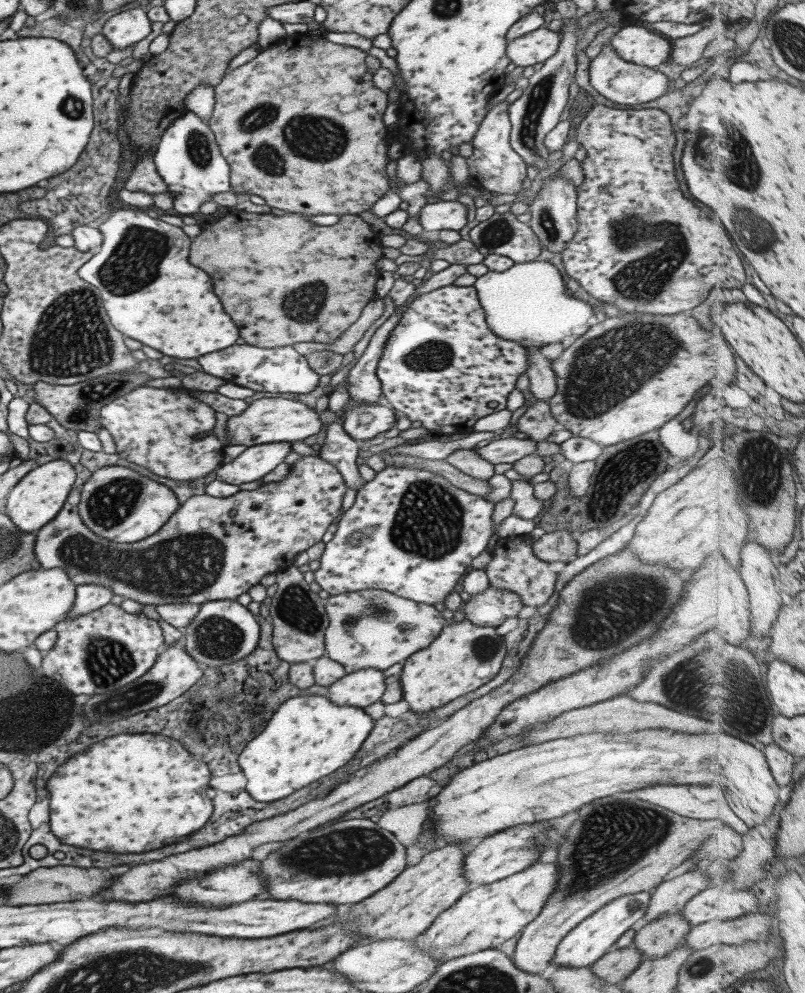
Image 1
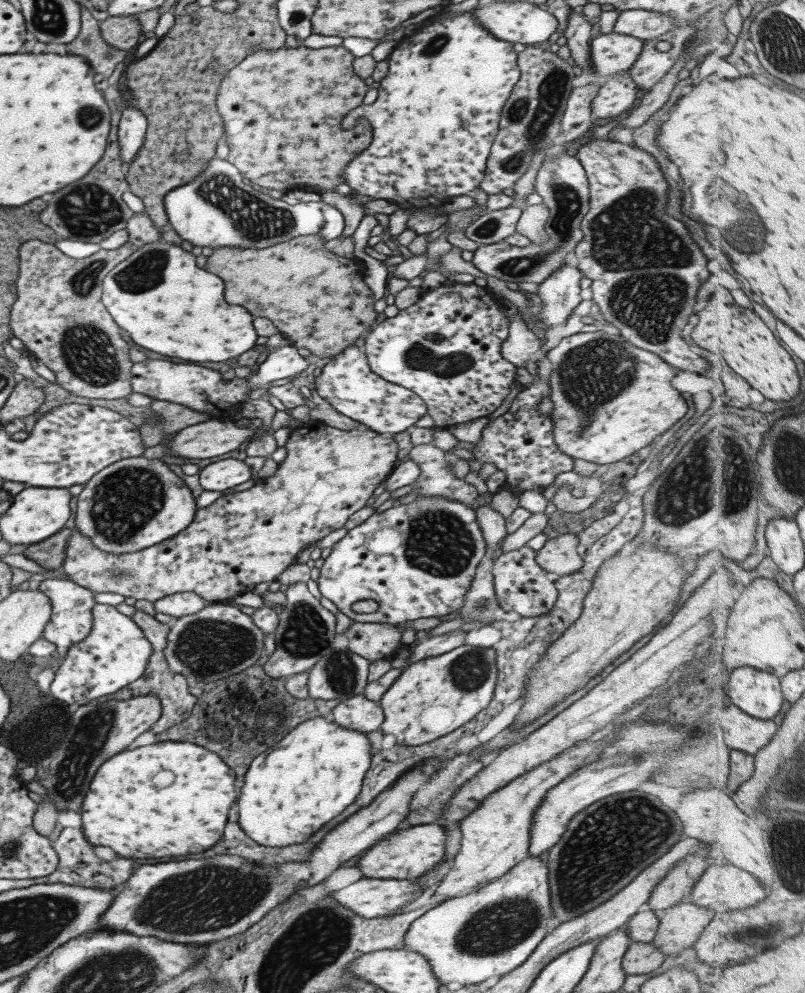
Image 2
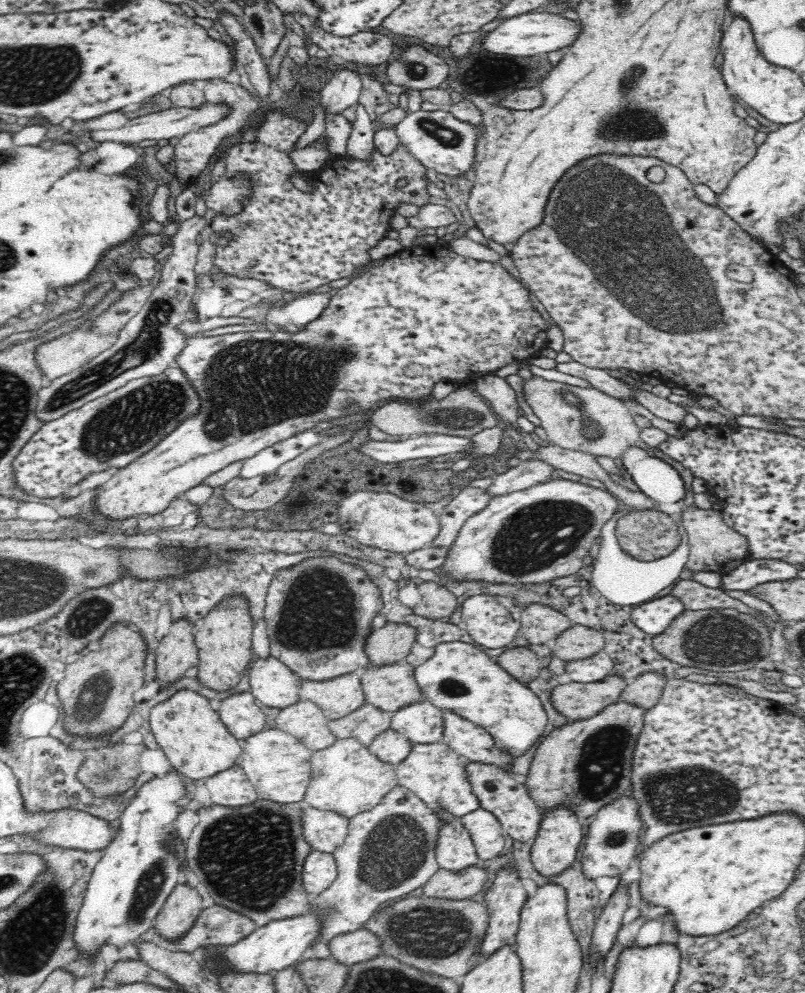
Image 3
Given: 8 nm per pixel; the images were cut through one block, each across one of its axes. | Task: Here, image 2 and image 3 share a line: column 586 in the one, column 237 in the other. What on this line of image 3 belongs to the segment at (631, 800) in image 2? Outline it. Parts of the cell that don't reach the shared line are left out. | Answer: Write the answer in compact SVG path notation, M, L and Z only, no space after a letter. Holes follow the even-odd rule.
M257 798L244 806L202 806L197 810L198 824L184 840L184 862L198 876L200 884L206 888L216 905L226 906L251 918L257 926L264 926L270 920L292 918L302 914L310 906L311 895L302 882L305 858L313 848L304 838L302 816L304 803L282 804Z

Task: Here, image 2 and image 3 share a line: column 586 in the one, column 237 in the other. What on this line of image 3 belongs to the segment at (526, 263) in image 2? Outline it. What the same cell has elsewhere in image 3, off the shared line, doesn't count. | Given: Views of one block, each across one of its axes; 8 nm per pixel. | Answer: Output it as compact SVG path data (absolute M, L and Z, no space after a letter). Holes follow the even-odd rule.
M226 179L217 181L205 194L205 204L216 210L217 214L238 214L242 200L250 194L246 179Z

